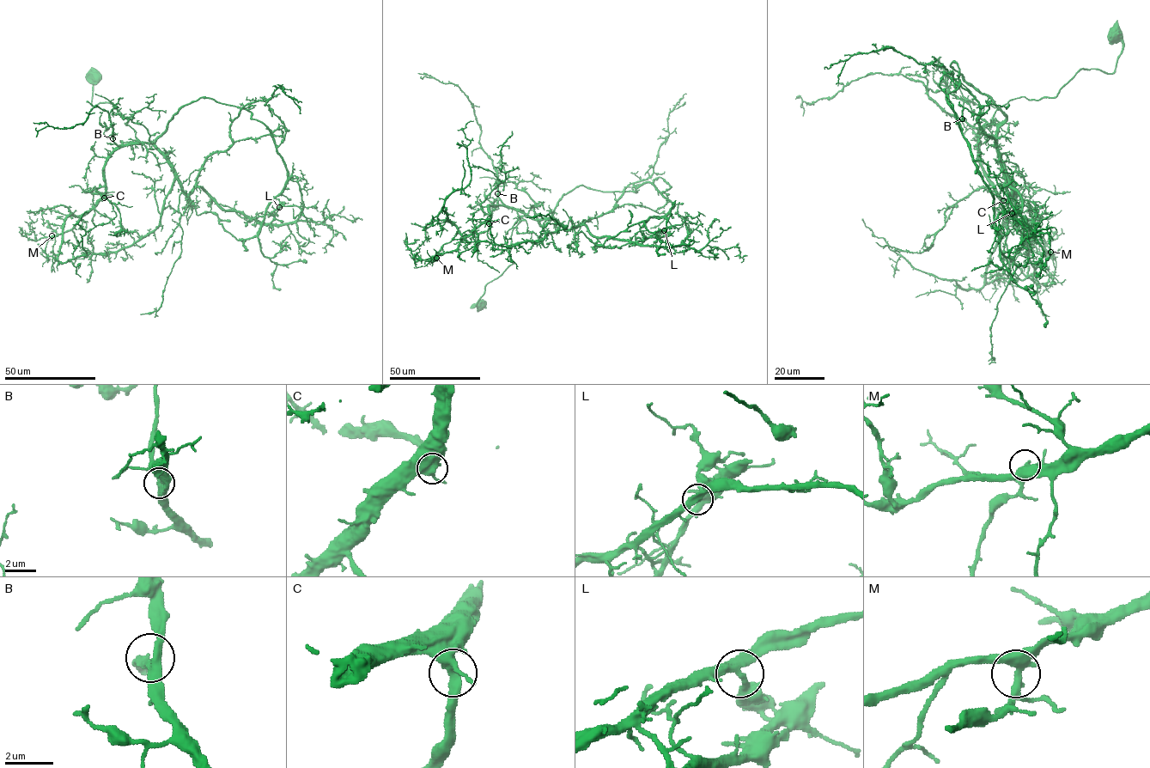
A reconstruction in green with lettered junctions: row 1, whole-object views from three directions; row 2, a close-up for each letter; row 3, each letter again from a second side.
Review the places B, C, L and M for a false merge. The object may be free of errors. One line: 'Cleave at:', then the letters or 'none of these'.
Cleave at: L

